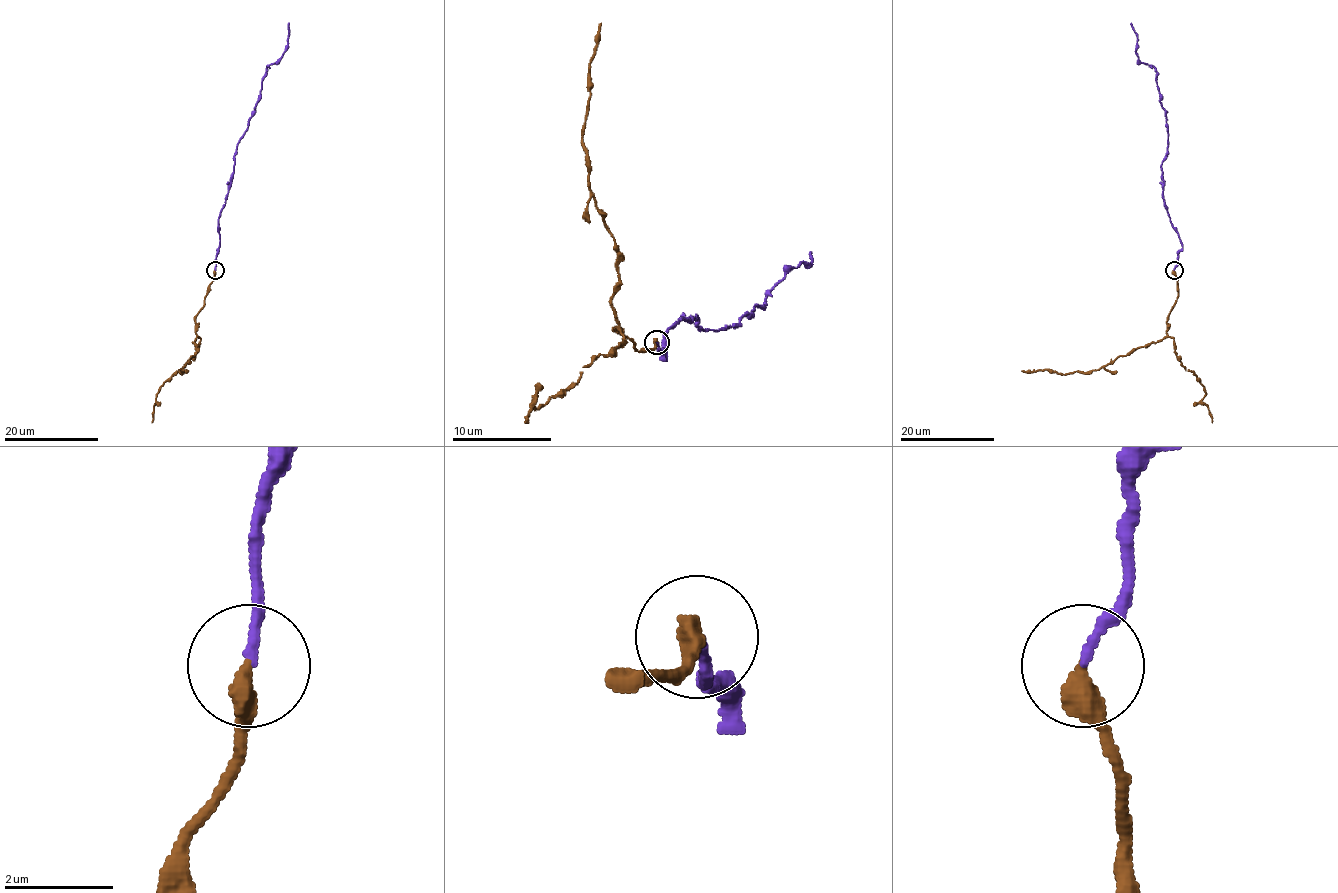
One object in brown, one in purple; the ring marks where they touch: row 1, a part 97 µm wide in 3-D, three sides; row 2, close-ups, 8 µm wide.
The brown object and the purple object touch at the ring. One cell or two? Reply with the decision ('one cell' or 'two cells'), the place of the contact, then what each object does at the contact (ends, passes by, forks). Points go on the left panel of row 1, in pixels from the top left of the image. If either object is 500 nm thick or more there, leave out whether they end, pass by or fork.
one cell | (215, 270) | brown ends | purple ends

